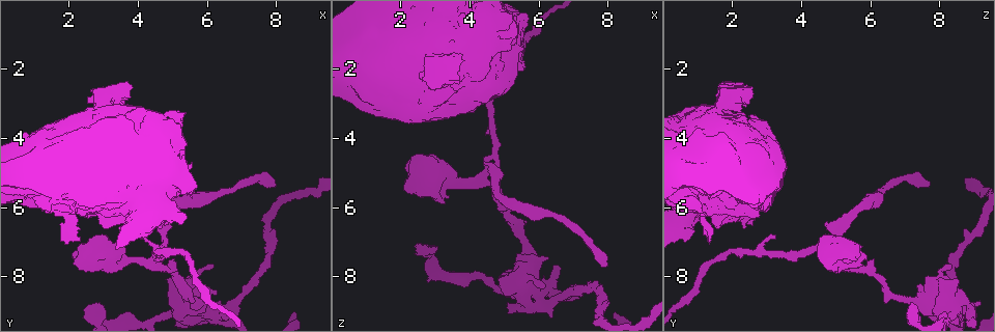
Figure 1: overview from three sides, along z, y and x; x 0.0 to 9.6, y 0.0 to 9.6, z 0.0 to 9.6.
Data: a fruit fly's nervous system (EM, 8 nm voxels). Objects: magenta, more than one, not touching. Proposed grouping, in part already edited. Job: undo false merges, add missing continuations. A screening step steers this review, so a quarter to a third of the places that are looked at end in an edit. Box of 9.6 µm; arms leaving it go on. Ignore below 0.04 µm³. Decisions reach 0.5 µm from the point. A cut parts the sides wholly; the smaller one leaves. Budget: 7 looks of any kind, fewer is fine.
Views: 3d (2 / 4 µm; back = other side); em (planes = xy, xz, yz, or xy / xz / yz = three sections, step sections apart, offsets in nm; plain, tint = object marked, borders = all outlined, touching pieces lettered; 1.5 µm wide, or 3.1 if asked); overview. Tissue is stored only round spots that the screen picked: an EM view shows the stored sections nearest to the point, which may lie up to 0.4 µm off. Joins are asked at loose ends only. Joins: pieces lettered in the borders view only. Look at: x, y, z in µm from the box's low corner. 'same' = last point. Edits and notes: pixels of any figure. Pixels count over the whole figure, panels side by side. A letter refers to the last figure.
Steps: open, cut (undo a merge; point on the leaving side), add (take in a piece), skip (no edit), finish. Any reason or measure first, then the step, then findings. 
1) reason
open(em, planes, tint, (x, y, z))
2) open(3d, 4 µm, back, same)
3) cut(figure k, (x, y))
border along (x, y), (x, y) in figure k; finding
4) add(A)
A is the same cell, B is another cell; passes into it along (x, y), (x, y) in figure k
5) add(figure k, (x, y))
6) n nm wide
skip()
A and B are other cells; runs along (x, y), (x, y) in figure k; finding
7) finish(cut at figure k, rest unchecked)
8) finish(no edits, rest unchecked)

branch stops here
open(em, planes, borders, (3.55, 7.10, 4.90))

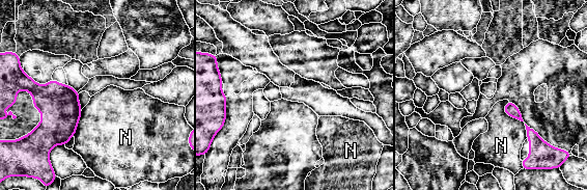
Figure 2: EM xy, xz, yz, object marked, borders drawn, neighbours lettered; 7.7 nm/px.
skip()
N is another cell; border along (507, 101), (504, 111), (523, 121) in figure 2; no lettered piece goes on from it

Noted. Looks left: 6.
free end
open(3d, 4 µm, (5.55, 5.50, 2.05))

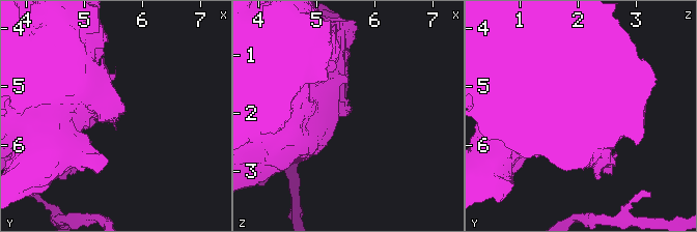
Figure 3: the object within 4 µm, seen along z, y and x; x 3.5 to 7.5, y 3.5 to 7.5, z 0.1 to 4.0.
open(em, planes, tint, (5.55, 5.55, 2.00))

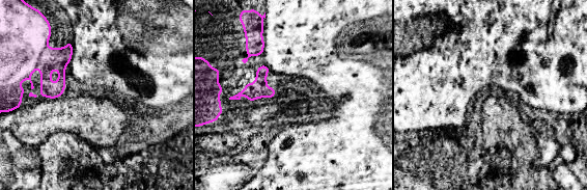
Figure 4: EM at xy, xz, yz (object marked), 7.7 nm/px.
open(em, planes, borders, same)

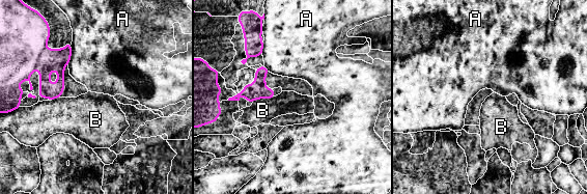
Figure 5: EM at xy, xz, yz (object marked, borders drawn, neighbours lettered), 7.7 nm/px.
skip()
A and B are other cells; runs along (68, 46), (14, 80), (8, 109) in figure 5; none of them fits

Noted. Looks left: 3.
open(3d, 4 µm, (6.25, 5.65, 6.20))

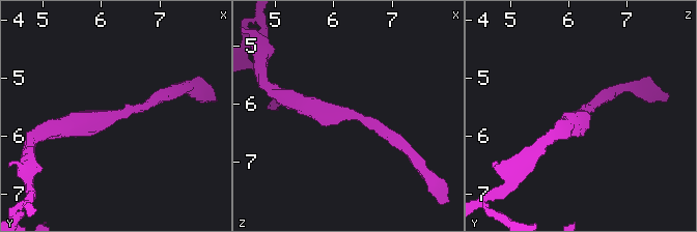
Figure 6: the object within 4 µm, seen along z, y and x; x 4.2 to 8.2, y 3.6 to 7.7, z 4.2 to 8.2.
arms of 180, 320 nm; need the tissue
open(em, xy, step 4, tint, (6.25, 5.65, 6.15))

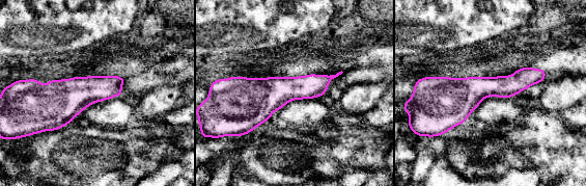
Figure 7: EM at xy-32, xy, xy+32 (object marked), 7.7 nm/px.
cut it another way
open(em, planes, borders, same)

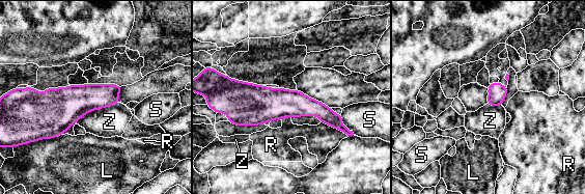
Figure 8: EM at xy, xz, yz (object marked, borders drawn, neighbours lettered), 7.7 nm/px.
skip()
L, R, S and Z are other cells; runs along (229, 98), (317, 108), (341, 128) in figure 8; all the same cell

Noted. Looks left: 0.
finish(no edits, rest unchecked)

